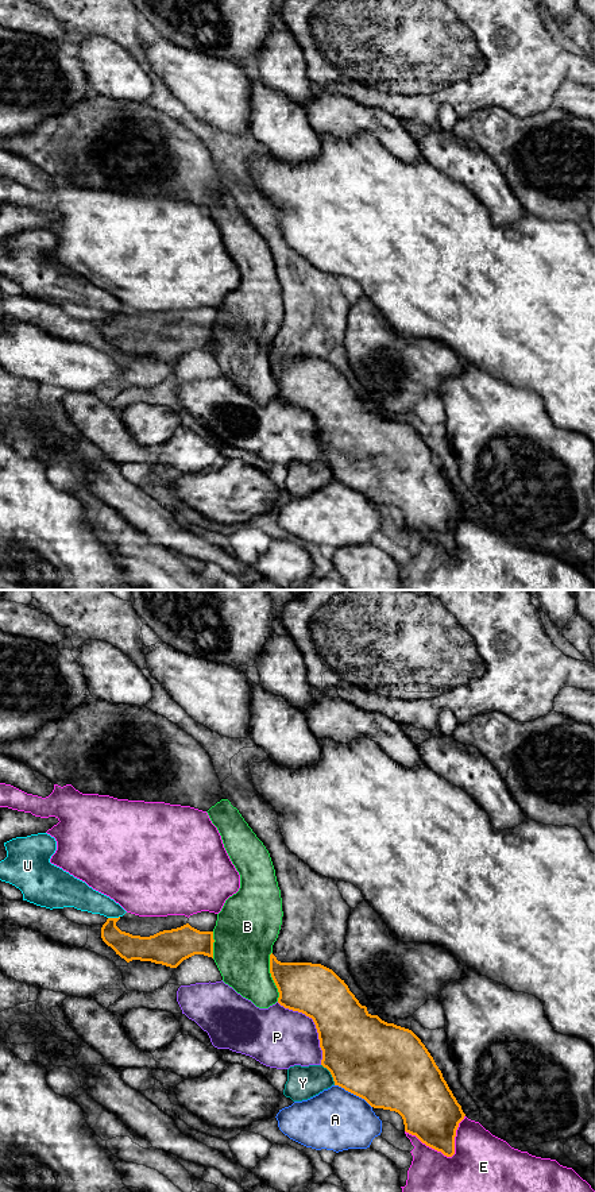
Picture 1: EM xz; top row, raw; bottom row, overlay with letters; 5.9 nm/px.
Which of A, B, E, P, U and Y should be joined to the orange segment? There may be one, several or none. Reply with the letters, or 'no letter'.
B

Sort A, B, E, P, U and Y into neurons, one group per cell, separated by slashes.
A / B / E / P / U / Y

